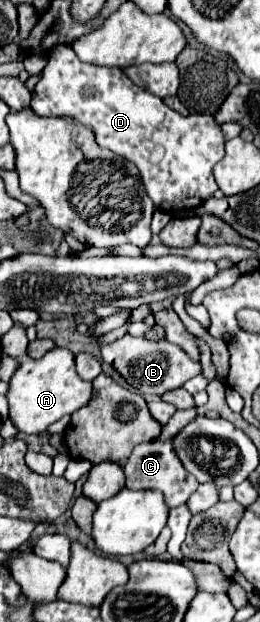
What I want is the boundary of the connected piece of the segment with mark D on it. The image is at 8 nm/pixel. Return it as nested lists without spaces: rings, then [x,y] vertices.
[[[55,45],[49,51],[49,63],[43,69],[43,77],[35,85],[31,109],[35,109],[35,113],[43,117],[69,115],[81,121],[83,125],[91,127],[101,147],[107,147],[113,153],[137,165],[143,185],[147,189],[147,195],[153,199],[153,203],[159,209],[165,209],[169,213],[195,209],[217,191],[217,183],[213,179],[213,167],[225,155],[225,135],[221,131],[221,125],[215,121],[215,117],[213,115],[187,115],[187,117],[179,115],[177,111],[167,107],[163,99],[131,83],[131,79],[127,79],[127,75],[123,75],[121,69],[117,67],[99,67],[99,65],[83,63],[77,59],[71,47]]]

